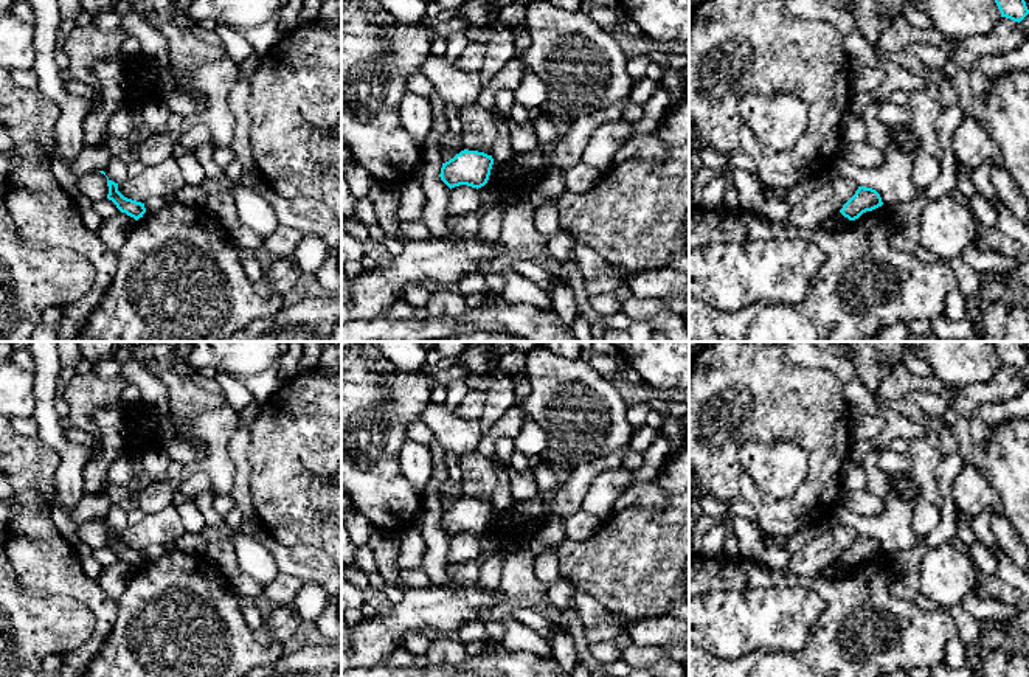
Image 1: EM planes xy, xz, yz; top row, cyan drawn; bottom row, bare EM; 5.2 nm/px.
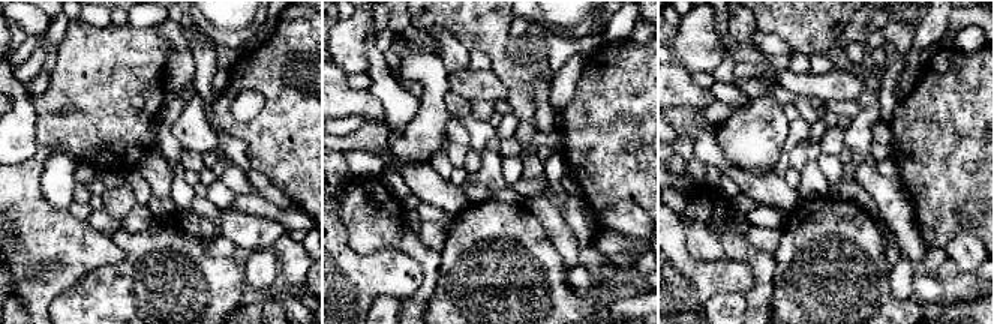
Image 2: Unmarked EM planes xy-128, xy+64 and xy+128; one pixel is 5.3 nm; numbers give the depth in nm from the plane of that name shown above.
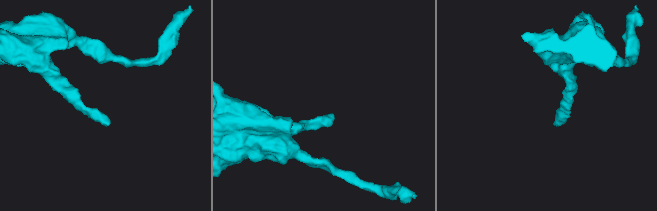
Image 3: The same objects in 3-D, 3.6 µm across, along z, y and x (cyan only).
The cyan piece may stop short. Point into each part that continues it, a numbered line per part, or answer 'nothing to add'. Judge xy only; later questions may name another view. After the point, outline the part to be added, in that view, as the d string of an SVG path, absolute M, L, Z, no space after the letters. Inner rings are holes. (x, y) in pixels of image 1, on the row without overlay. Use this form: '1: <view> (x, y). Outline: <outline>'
nothing to add

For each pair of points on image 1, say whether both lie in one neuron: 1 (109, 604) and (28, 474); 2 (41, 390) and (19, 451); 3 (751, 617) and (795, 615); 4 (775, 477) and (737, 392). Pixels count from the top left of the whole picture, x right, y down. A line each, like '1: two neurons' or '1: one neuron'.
1: one neuron
2: two neurons
3: one neuron
4: two neurons

